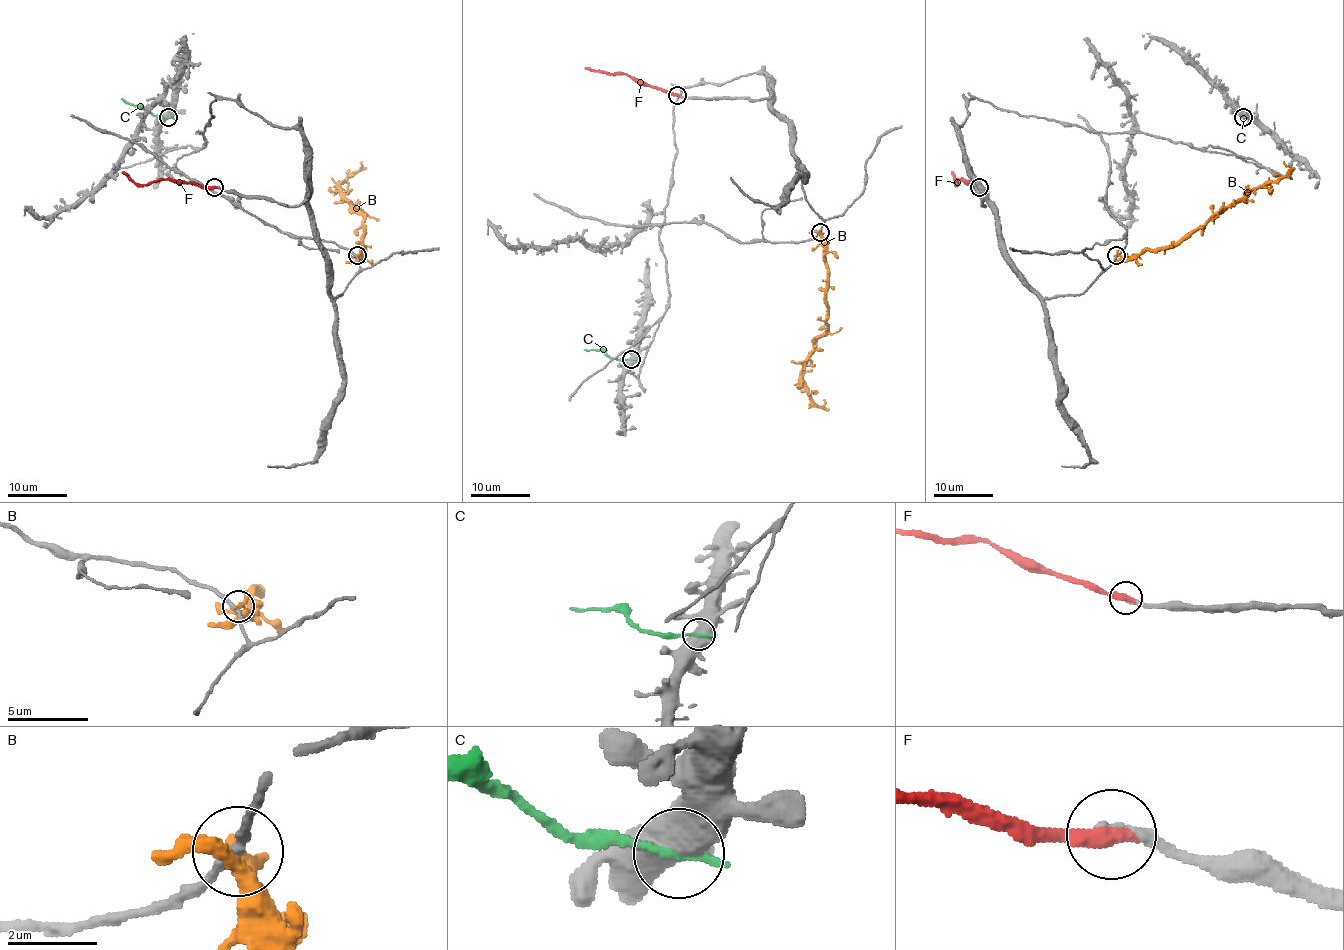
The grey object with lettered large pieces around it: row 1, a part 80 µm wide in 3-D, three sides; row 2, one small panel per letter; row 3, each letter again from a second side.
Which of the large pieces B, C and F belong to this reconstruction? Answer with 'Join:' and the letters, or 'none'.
Join: F

